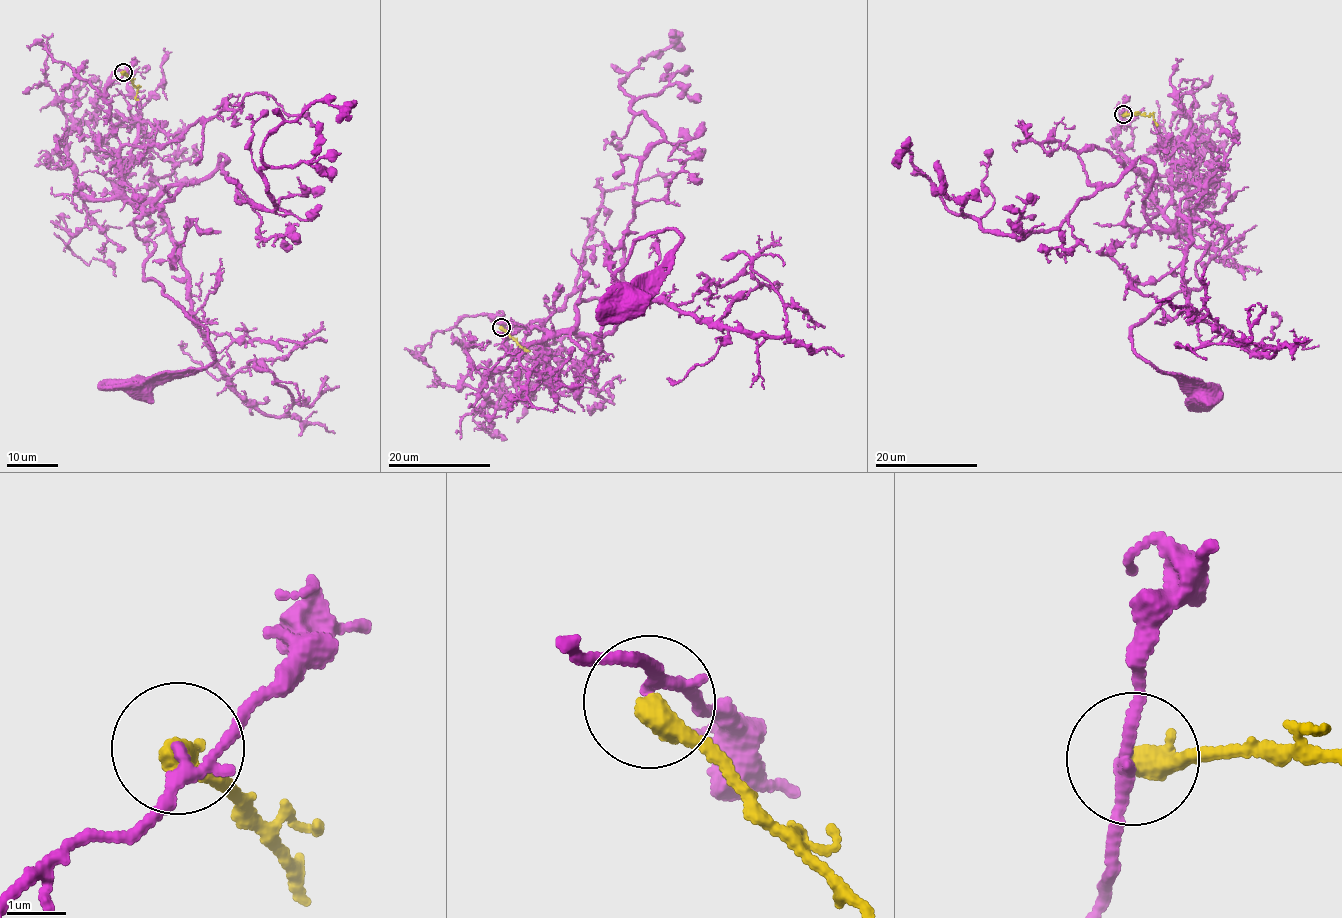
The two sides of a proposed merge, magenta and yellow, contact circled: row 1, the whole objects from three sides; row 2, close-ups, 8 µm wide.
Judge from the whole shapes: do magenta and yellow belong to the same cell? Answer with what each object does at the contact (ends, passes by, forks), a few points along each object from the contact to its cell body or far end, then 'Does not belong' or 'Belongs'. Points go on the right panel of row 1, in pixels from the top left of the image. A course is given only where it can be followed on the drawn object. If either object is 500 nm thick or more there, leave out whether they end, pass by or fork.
At the ring magenta passes by. At the ring yellow ends. Course of magenta: (1122, 115), (1117, 151), (1178, 236), (1209, 244), (1195, 265), (1201, 287), (1134, 327), (1132, 350), (1208, 398). Course of yellow: (1123, 115), (1152, 115), (1158, 124). Does not belong

